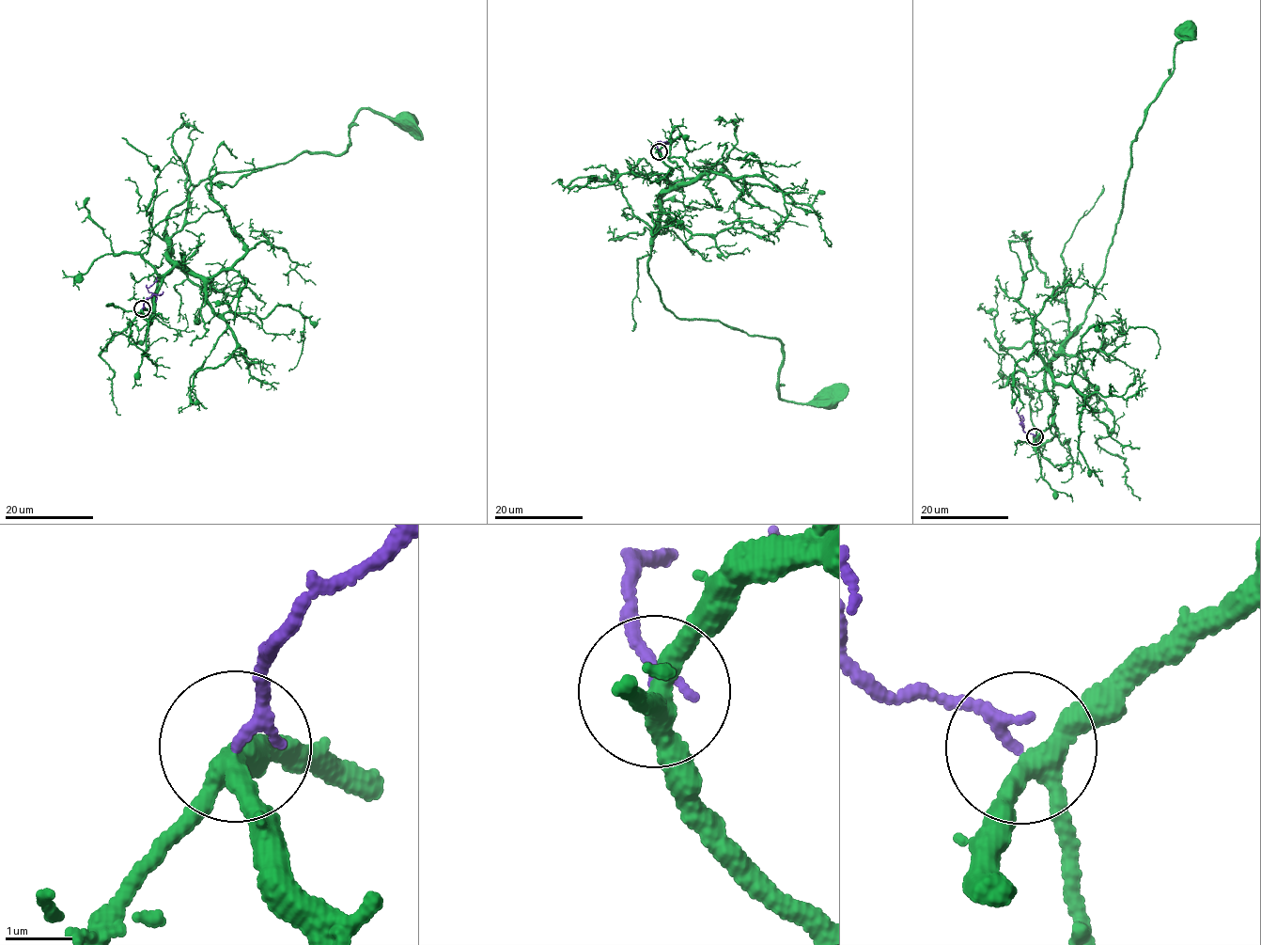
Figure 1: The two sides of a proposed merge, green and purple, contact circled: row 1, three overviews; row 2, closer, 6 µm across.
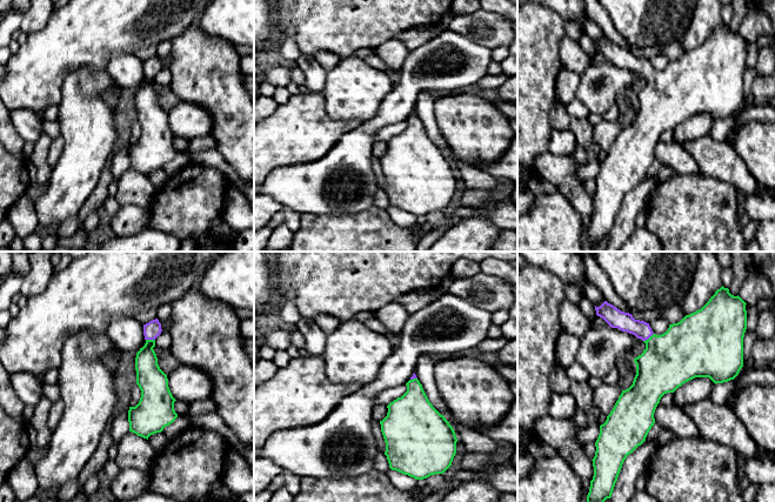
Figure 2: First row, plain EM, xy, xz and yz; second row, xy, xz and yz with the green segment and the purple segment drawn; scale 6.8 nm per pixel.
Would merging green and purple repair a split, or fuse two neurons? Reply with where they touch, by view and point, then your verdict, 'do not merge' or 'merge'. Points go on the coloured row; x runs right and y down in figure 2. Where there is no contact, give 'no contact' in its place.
yz (649, 337) | merge

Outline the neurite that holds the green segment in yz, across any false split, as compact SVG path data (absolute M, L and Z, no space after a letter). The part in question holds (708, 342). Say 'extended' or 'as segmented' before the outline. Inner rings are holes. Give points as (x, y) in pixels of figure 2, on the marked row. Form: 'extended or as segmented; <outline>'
extended; M723 286L715 292L709 301L699 310L686 315L680 322L669 324L666 333L656 335L649 323L635 320L632 314L621 312L613 304L604 301L600 307L595 306L596 315L602 317L612 328L635 335L646 343L646 349L634 359L636 375L633 384L622 390L613 410L600 426L600 434L595 442L596 451L592 460L594 476L590 481L587 502L604 502L612 497L615 483L627 456L641 446L655 423L654 413L661 397L667 393L674 393L683 383L695 377L709 377L715 384L734 380L743 367L743 337L747 329L746 302L737 295L729 293Z

